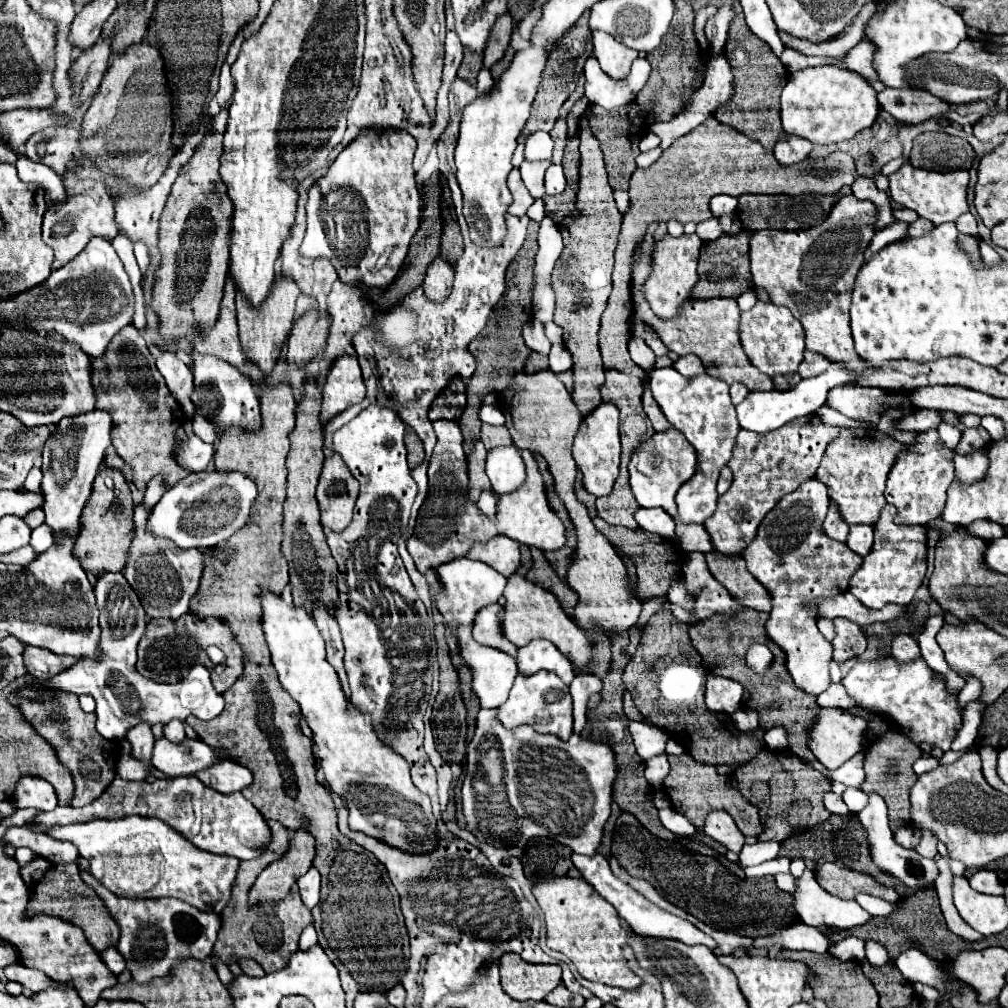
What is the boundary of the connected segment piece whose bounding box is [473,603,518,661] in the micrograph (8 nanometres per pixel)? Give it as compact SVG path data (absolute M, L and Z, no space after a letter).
M491 603L477 613L473 625L473 637L475 641L487 647L507 651L515 661L517 660L518 648L503 633L503 607L499 603Z

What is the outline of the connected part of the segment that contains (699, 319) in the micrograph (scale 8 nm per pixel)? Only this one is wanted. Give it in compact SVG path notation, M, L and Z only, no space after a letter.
M653 225L649 229L649 233L645 235L645 247L643 247L643 255L641 255L641 263L635 269L635 285L633 285L633 305L635 305L635 317L639 317L641 321L645 321L647 325L651 325L655 329L655 333L661 337L661 341L677 355L687 355L693 353L701 359L707 375L725 381L727 385L733 383L743 383L747 385L749 391L767 391L771 389L771 377L763 377L763 373L759 373L759 369L755 369L751 365L751 361L747 361L747 355L743 353L741 341L739 341L739 315L741 309L737 305L735 299L731 297L713 297L713 299L695 299L695 301L687 301L679 307L679 317L671 317L671 319L663 319L657 317L651 307L643 299L641 287L643 287L645 279L649 276L649 263L647 263L647 253L653 247L653 229L657 225Z

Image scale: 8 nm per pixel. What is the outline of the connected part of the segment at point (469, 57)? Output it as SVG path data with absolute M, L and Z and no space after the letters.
M465 49L463 51L463 61L461 61L461 67L457 71L457 75L469 83L475 83L477 81L477 73L479 69L483 67L483 61L481 61L481 55L477 53L471 53L471 49Z

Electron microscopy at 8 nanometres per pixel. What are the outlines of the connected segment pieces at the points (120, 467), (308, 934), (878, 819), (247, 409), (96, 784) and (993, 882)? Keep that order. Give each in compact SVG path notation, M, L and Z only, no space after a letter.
M107 451L105 453L105 459L103 459L103 467L107 467L107 469L117 469L117 471L121 471L123 475L125 475L125 479L127 481L131 481L131 477L133 477L133 471L131 471L131 467L115 453L115 451Z
M309 925L309 927L305 927L305 931L303 931L303 935L301 935L301 943L299 943L301 947L301 951L309 951L311 947L315 947L317 945L317 933L315 933L315 929L313 929L313 925Z
M877 793L869 795L869 805L859 813L859 819L863 823L863 827L869 833L869 845L871 845L871 855L873 861L879 869L885 869L889 875L893 875L895 879L903 881L907 887L921 887L923 881L925 883L933 883L939 875L939 869L935 865L935 859L927 859L921 857L917 851L903 851L901 845L895 843L893 833L889 829L889 819L887 819L887 805L883 803L883 799Z
M191 347L189 357L191 357L191 367L193 367L195 389L193 389L191 401L197 407L195 411L215 421L219 425L219 433L231 425L241 425L247 431L259 429L261 413L259 413L259 399L253 391L253 381L245 373L241 373L239 369L235 369L231 363L227 363L225 359L217 355L201 355Z
M49 693L41 701L21 699L21 713L35 727L35 731L55 747L59 761L69 767L75 781L75 797L71 805L83 807L95 801L95 797L99 797L113 781L115 763L121 755L117 741L107 741L95 731L95 713L85 713L73 693Z
M977 871L969 877L969 883L975 891L987 893L987 895L1004 895L1004 885L997 881L997 875L993 871Z

